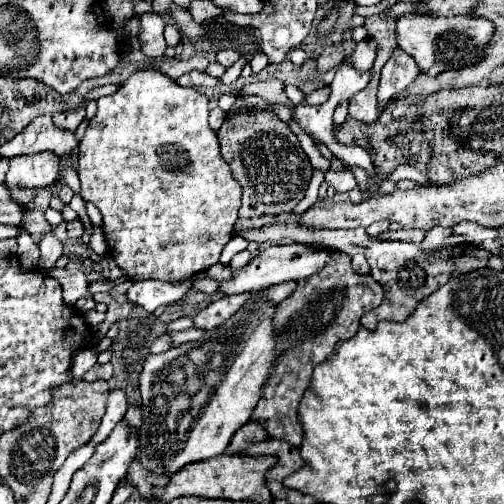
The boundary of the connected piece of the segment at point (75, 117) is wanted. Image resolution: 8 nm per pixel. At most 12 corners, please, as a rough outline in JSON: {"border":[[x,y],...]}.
{"border":[[84,106],[58,112],[54,124],[60,130],[74,130],[84,120]]}

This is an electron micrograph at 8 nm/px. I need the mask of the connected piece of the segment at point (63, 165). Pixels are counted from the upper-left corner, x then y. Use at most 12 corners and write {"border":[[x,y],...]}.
{"border":[[60,158],[60,176],[80,196],[80,180],[68,158]]}

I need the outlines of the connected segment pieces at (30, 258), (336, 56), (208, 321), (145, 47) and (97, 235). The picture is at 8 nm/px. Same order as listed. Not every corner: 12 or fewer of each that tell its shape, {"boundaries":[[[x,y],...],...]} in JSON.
{"boundaries":[[[20,228],[18,260],[22,270],[36,270],[40,250]],[[328,46],[316,60],[318,70],[342,64],[344,48]],[[224,296],[210,302],[194,328],[212,330],[236,312],[250,296]],[[148,12],[142,18],[140,42],[148,58],[166,50],[164,18]],[[92,227],[90,247],[102,256],[108,250],[101,227]]]}

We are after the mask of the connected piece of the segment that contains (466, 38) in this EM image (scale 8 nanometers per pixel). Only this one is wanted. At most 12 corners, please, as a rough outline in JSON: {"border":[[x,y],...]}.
{"border":[[404,14],[398,46],[438,76],[478,62],[494,24]]}

